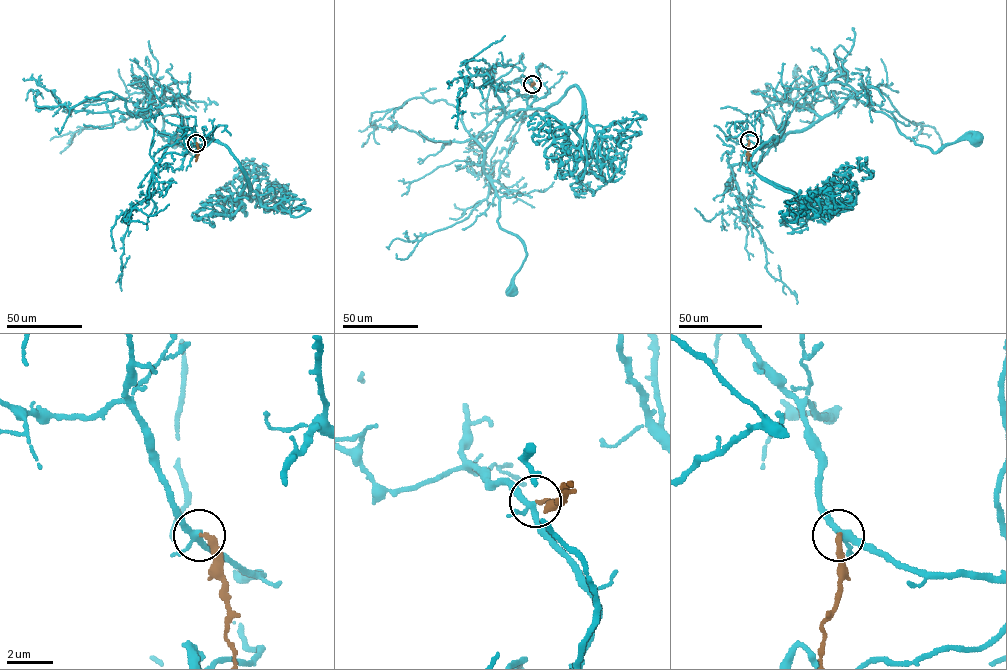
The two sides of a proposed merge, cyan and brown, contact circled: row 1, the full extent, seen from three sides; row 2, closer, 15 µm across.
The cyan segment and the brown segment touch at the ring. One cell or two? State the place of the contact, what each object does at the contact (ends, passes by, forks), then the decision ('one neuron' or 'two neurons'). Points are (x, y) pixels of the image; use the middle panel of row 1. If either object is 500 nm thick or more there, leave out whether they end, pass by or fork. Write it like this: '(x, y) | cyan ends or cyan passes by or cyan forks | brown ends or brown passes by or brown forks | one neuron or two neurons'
(532, 84) | cyan forks | brown ends | two neurons

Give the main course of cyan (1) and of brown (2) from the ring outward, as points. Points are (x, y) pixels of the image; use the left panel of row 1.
1: (196, 143), (181, 126), (161, 134), (150, 104), (163, 116), (162, 138), (190, 153), (176, 139)
2: (196, 143), (198, 154), (196, 161)

